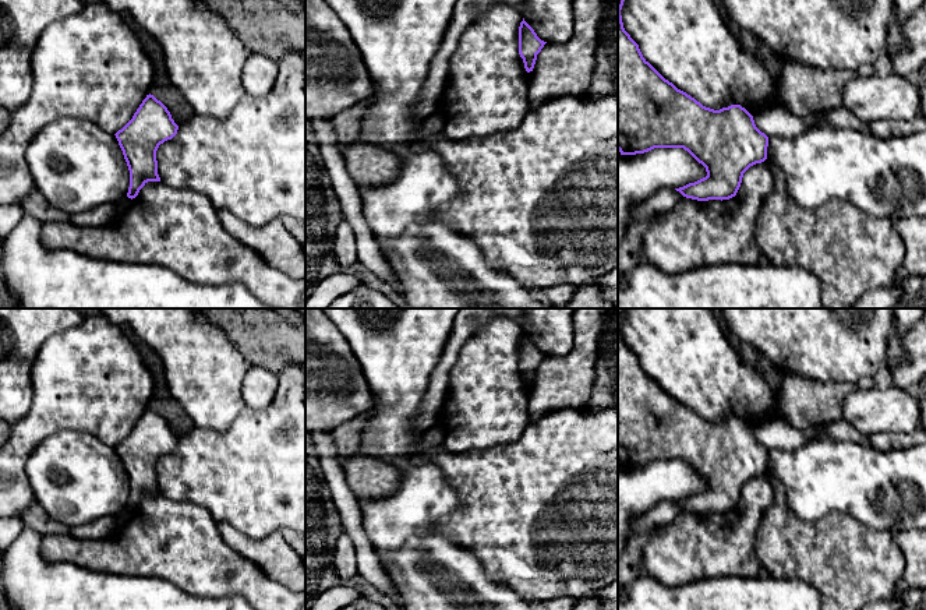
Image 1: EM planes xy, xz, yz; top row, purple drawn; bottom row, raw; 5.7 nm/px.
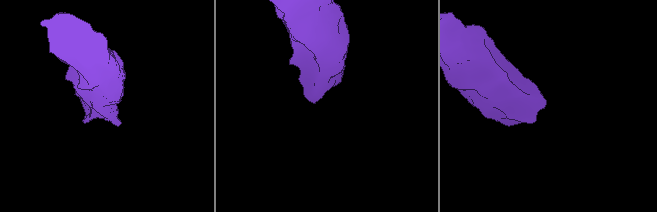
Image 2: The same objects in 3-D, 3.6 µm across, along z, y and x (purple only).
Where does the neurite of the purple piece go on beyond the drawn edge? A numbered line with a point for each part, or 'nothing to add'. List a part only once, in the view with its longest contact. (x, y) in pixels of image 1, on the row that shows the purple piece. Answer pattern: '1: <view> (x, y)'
nothing to add

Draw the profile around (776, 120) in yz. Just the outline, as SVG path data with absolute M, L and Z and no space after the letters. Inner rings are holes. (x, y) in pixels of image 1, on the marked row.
M773 105L753 114L756 127L767 137L795 138L810 130L799 117L781 105Z

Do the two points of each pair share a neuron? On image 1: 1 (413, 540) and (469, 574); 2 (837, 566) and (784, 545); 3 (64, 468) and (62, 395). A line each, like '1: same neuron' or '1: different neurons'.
1: same neuron
2: same neuron
3: different neurons

